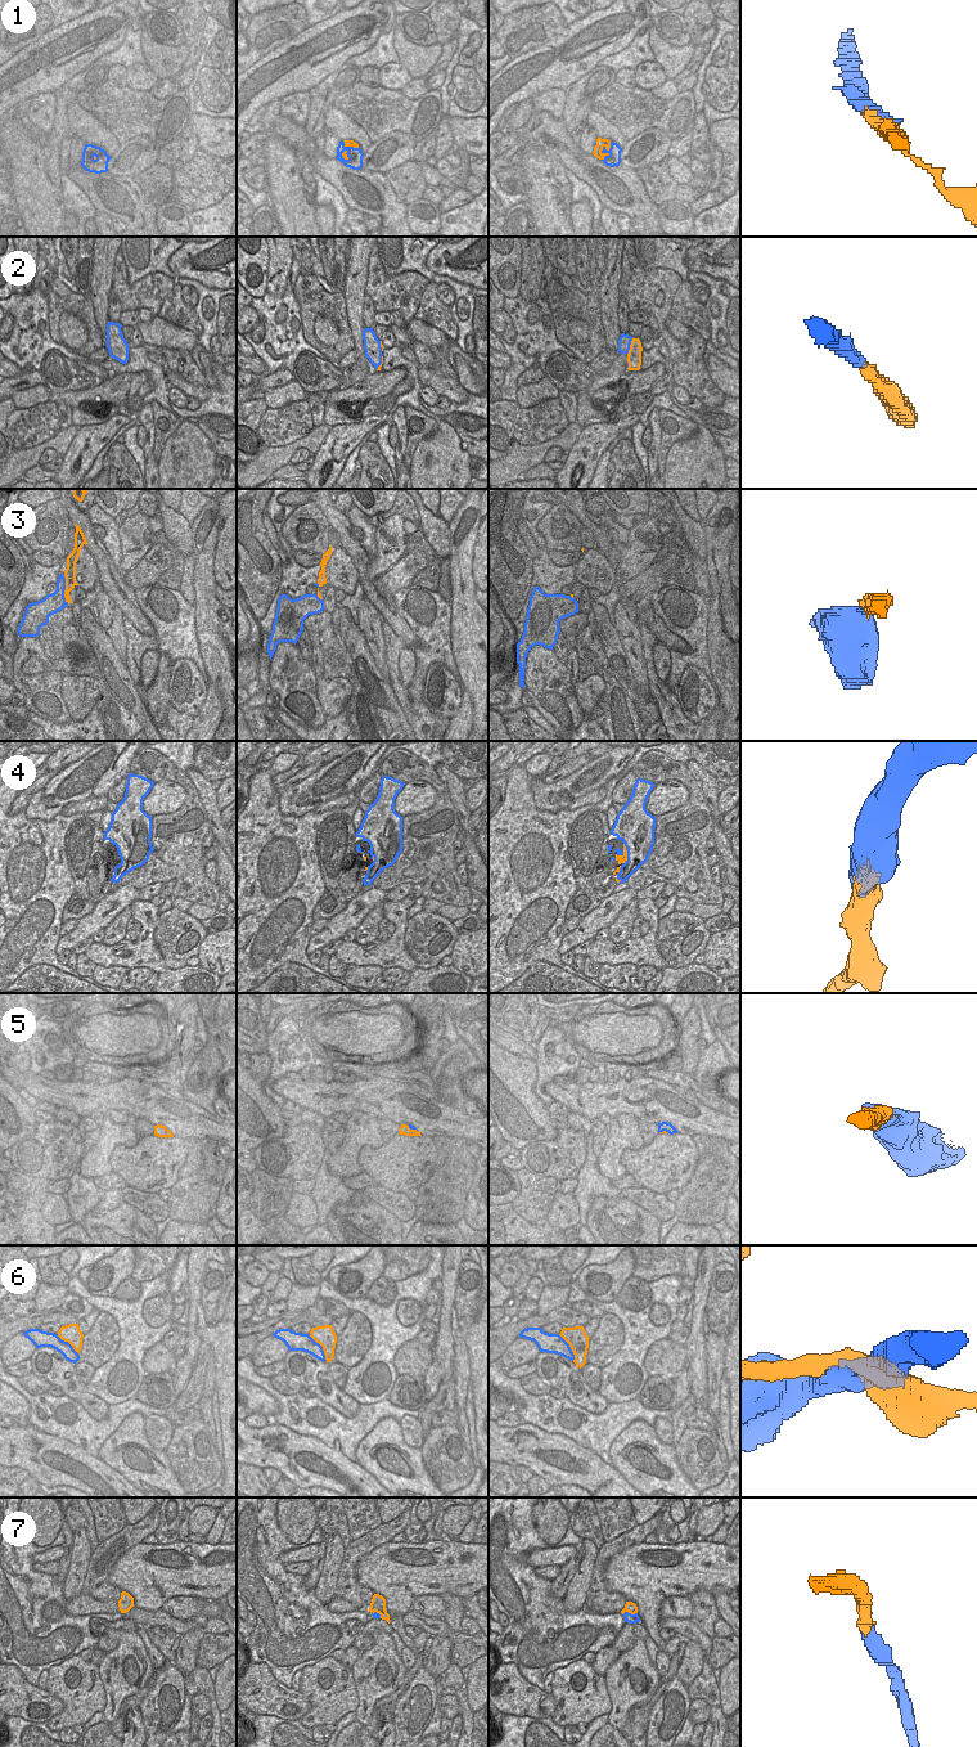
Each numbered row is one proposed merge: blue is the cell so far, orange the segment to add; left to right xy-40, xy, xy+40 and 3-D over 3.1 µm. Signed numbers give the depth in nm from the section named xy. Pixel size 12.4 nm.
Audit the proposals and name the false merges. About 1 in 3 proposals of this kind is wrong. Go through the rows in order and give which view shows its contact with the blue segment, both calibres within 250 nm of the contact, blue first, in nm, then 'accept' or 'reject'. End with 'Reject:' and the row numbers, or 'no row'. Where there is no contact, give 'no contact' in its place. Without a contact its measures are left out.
1: xy+40 | 160/120 nm | accept
2: xy+40 | 160/190 nm | accept
3: xy-40 | 240/160 nm | accept
4: xy+40 | 400/70 nm | accept
5: xy | 60/130 nm | accept
6: xy | 220/240 nm | reject
7: xy+40 | 130/140 nm | accept
Reject: 6

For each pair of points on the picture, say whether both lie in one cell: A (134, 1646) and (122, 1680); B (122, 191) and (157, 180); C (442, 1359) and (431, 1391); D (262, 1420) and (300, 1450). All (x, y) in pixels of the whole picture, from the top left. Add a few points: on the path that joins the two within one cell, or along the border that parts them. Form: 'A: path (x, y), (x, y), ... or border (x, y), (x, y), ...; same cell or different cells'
A: path (126, 1655), (120, 1664), (121, 1671); same cell
B: border (133, 178), (143, 194), (156, 206); different cells
C: border (433, 1360), (441, 1369), (441, 1381); different cells
D: border (269, 1422), (262, 1427), (250, 1428); different cells

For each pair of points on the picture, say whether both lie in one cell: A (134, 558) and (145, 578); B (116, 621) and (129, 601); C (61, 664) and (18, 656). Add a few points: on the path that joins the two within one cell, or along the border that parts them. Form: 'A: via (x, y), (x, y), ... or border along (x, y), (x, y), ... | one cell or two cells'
A: border along (156, 542), (153, 552), (129, 573) | two cells
B: border along (109, 587), (130, 616) | two cells
C: border along (49, 659), (53, 667), (62, 674) | two cells

